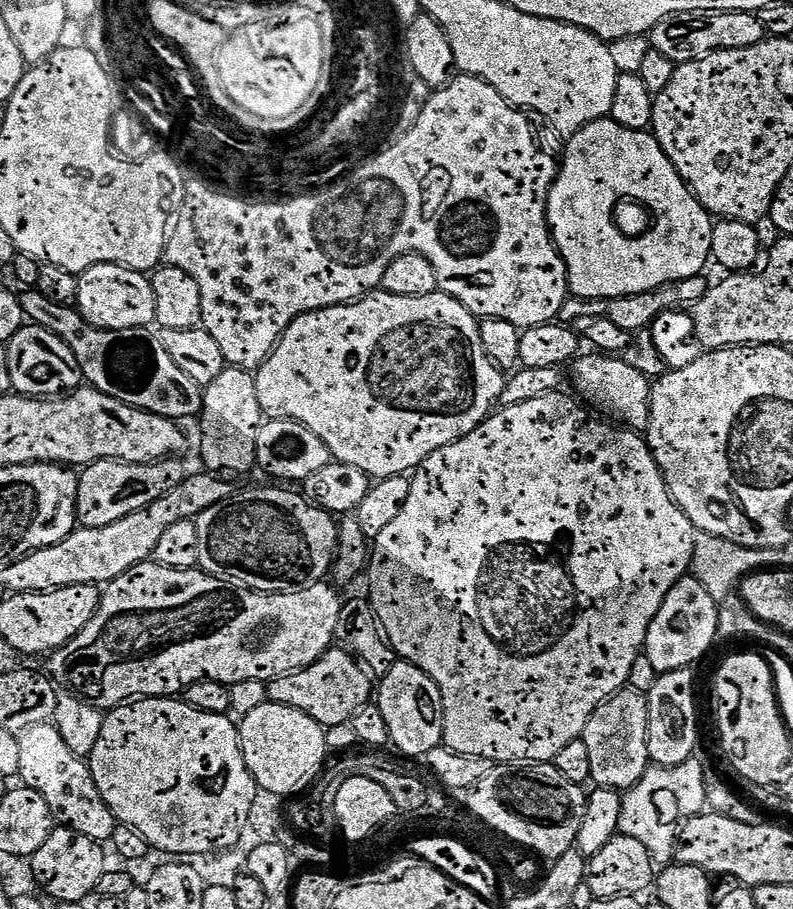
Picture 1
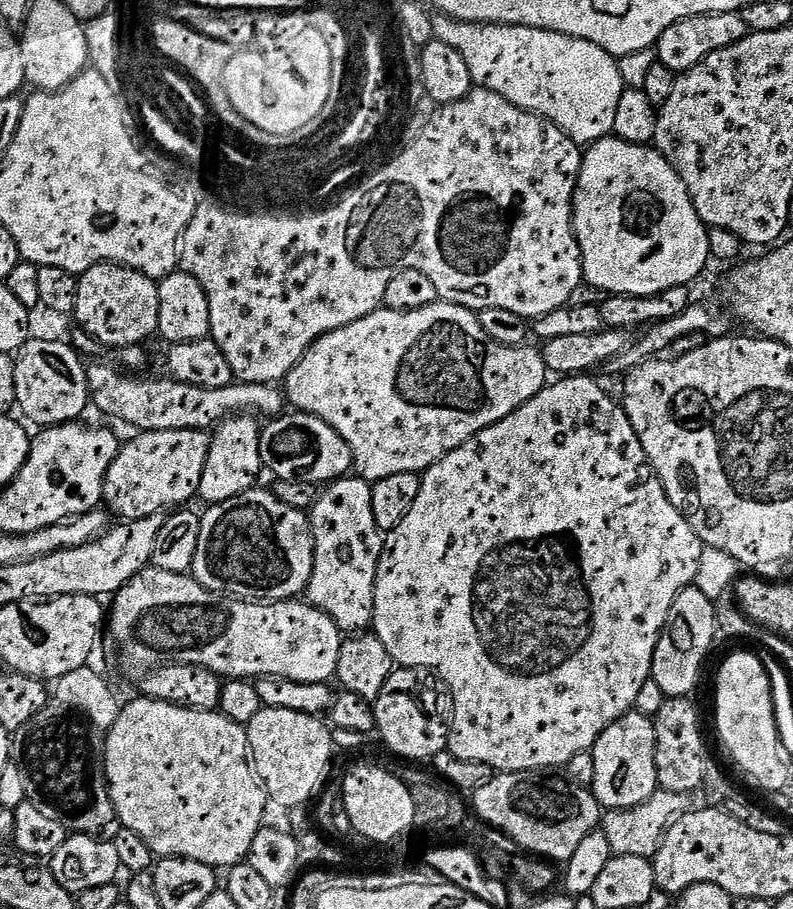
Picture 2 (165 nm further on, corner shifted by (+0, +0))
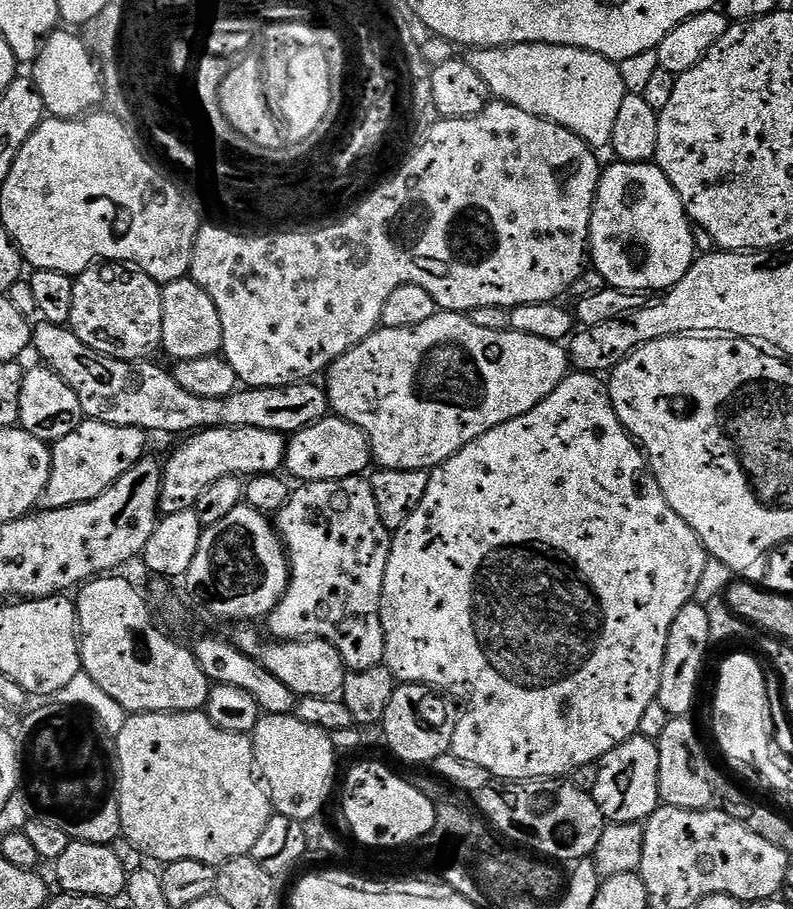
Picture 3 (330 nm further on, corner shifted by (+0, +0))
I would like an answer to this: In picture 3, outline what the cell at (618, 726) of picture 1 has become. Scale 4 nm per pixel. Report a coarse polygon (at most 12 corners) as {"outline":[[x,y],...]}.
{"outline":[[637,734],[598,761],[605,821],[639,825],[661,803],[655,739]]}

